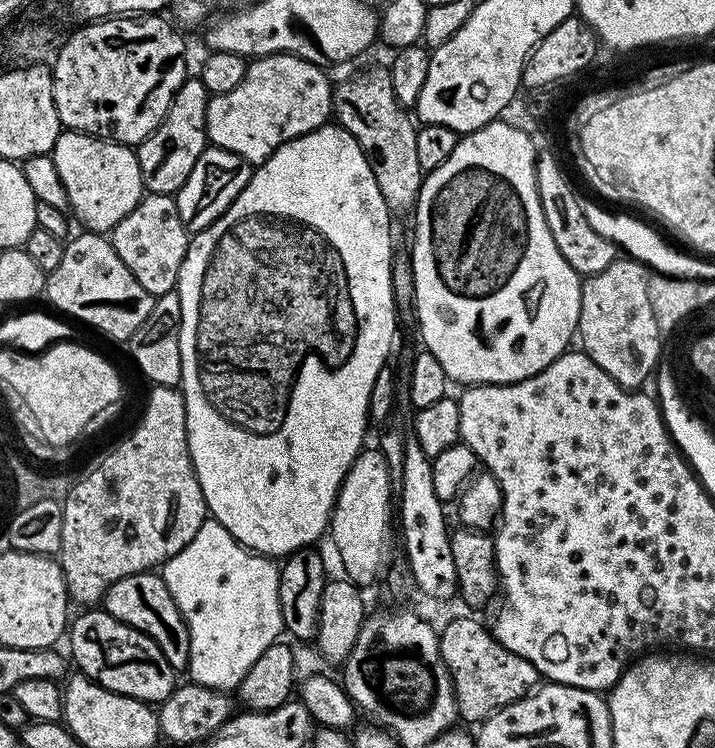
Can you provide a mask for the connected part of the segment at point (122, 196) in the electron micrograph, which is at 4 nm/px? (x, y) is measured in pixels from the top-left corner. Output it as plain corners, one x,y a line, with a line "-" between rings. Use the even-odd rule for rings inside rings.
64,130
54,142
50,155
68,195
71,215
76,215
89,232
111,233
112,228
118,226
118,222
122,222
122,218
126,218
145,195
138,158
127,144
89,136
87,132

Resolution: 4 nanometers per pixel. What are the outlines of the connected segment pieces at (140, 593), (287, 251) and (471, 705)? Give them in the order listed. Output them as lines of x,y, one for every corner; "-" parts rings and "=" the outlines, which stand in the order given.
149,570
133,576
122,578
109,586
102,601
103,611
110,613
118,622
126,622
126,626
134,626
142,634
146,634
166,654
166,662
177,670
187,669
190,662
190,630
170,594
166,590
163,575
=
329,122
323,128
315,128
310,134
294,138
278,148
270,159
253,171
248,185
238,198
234,198
232,205
212,225
195,233
188,241
175,292
182,302
182,378
178,387
184,393
190,458
211,519
230,530
234,539
245,548
259,552
261,556
287,558
301,548
313,547
317,543
315,540
329,531
338,490
354,458
365,447
364,435
370,427
370,390
374,390
378,370
389,363
398,319
392,293
394,247
391,219
362,146
358,146
346,129
=
468,616
452,620
438,632
442,658
456,695
456,710
461,721
469,720
473,726
479,725
500,708
521,700
541,683
538,669
526,658
506,650
487,627

